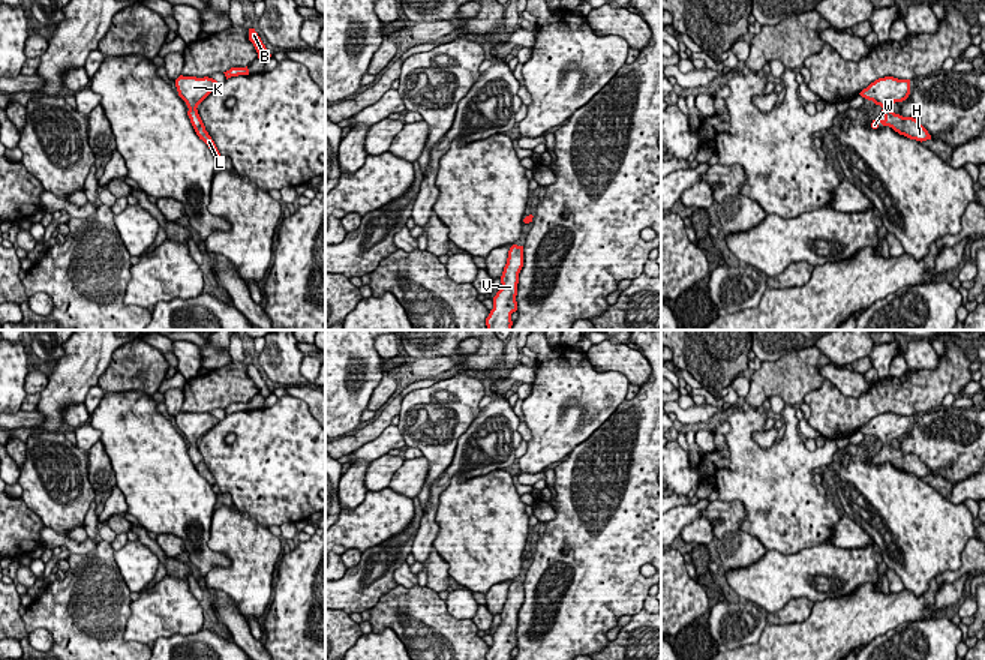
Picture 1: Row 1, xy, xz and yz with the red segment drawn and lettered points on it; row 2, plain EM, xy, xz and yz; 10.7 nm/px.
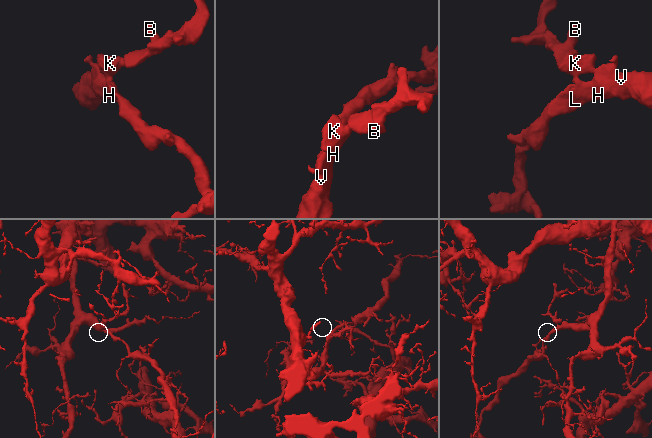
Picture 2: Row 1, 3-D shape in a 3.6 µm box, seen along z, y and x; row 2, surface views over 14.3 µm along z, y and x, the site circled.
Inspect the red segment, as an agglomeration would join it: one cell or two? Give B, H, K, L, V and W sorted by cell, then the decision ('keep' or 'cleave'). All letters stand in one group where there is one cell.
B H K L V W | keep

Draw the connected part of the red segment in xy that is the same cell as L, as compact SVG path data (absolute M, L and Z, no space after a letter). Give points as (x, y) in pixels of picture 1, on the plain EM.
M180 411L175 416L175 423L177 423L178 432L186 438L186 441L189 444L187 452L190 454L190 459L192 459L196 471L199 472L199 476L202 476L208 482L208 484L211 486L211 489L216 495L220 494L220 489L216 483L214 477L205 466L205 462L204 462L196 444L219 422L220 420L216 416L208 414L208 412L196 414L196 412Z

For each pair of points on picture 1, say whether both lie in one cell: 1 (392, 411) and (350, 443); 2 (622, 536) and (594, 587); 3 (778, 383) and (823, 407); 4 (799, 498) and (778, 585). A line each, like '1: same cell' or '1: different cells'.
1: same cell
2: same cell
3: different cells
4: different cells

